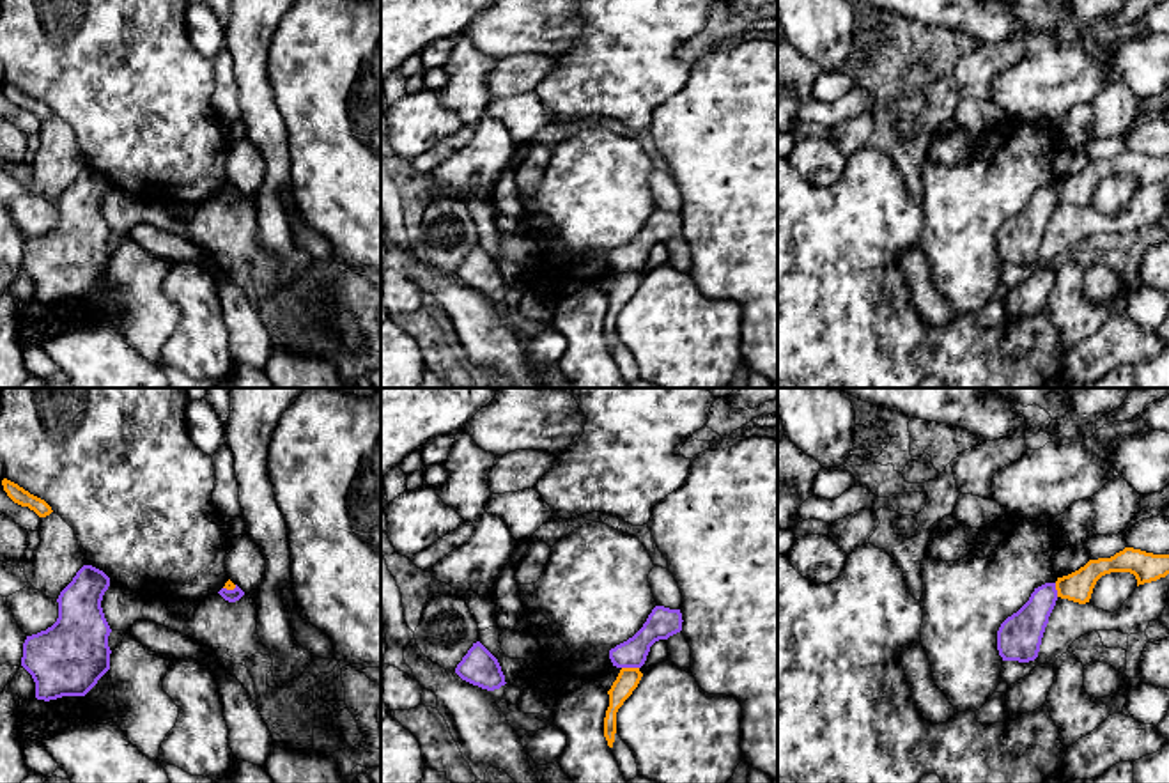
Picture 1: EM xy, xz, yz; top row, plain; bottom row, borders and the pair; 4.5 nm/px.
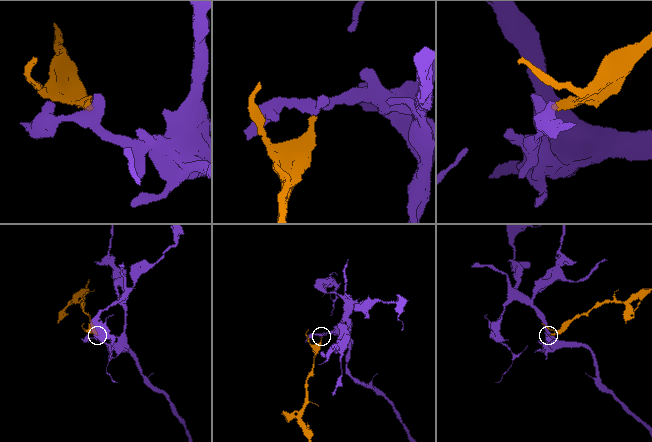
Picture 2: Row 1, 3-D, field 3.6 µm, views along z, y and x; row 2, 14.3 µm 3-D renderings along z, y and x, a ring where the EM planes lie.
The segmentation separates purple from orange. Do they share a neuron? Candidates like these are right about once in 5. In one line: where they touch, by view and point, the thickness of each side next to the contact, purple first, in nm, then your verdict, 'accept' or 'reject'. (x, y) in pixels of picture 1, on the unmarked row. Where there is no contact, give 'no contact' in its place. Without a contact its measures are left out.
contact xz (631, 270); calibres 140 and 100 nm; reject

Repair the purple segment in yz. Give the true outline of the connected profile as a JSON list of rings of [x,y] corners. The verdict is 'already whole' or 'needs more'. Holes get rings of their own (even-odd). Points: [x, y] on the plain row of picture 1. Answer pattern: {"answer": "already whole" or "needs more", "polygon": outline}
{"answer": "already whole", "polygon": [[[1045,186],[997,234],[997,253],[1003,264],[1029,266],[1038,260],[1049,220],[1056,209],[1056,186]]]}

